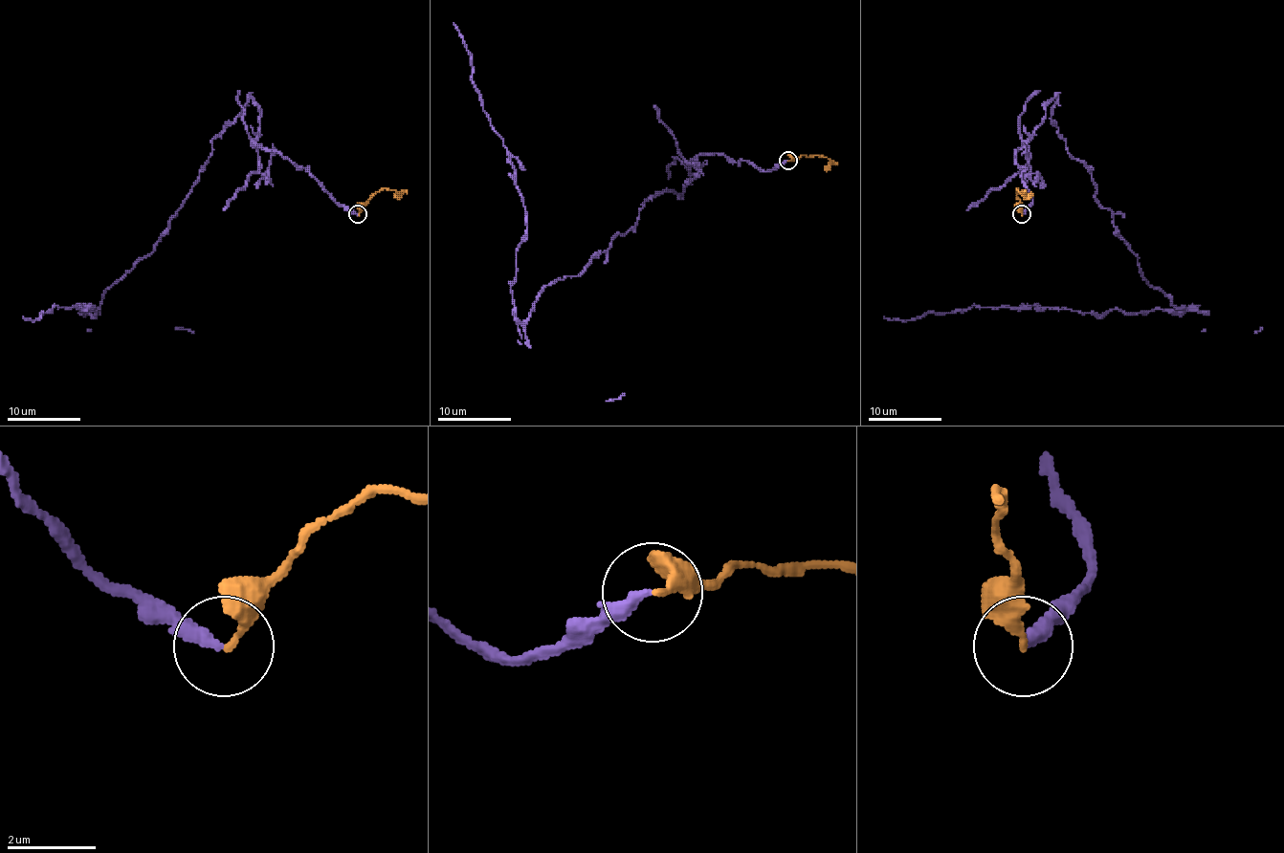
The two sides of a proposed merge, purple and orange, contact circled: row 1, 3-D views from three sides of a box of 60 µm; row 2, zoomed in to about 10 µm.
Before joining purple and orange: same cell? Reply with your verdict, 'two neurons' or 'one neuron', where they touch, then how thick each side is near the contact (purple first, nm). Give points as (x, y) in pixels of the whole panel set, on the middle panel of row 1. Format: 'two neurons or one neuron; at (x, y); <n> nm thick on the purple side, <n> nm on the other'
two neurons; at (788, 160); 280 nm thick on the purple side, 190 nm on the other

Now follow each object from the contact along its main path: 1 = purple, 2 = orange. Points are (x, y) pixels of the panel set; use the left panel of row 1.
1: (357, 213), (256, 142), (251, 98), (212, 141), (146, 257), (79, 311), (95, 315), (56, 305), (23, 317)
2: (357, 213), (385, 188), (395, 189), (399, 197), (395, 193)

